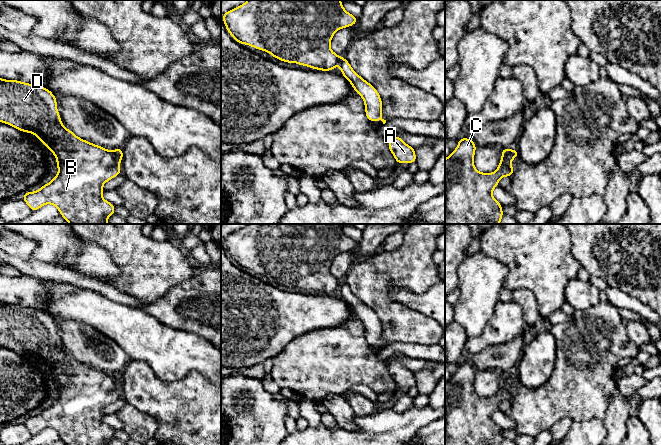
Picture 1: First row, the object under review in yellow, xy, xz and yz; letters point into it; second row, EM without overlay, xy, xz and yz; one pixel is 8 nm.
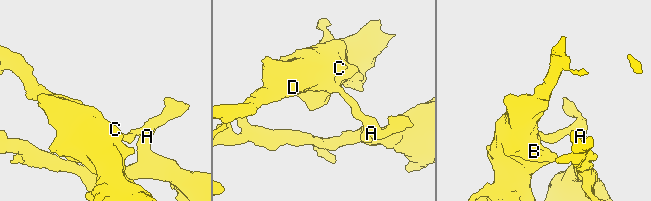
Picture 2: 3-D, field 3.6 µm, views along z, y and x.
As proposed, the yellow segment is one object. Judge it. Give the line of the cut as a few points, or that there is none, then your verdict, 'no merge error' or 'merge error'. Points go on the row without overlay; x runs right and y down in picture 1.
xy (111, 375), (119, 386) | merge error

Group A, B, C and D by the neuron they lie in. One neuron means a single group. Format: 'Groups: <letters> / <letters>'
Groups: A / B C D

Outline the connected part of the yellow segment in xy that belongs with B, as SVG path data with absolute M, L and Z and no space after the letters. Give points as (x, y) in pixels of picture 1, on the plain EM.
M0 302L0 346L19 355L34 358L46 373L49 372L51 377L56 380L58 398L37 415L27 415L21 420L32 436L46 428L52 428L67 445L107 445L109 440L115 438L115 430L102 421L104 417L102 411L106 406L122 397L118 384L112 375L81 363L70 353L64 351L57 333L57 323L49 313L19 304Z

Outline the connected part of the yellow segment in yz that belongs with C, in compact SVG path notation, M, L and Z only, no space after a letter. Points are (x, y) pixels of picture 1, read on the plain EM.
M460 362L454 375L445 383L445 445L501 445L503 430L493 421L492 416L502 401L511 401L514 392L511 386L501 381L498 392L492 397L479 396L474 390L476 368L471 362Z

